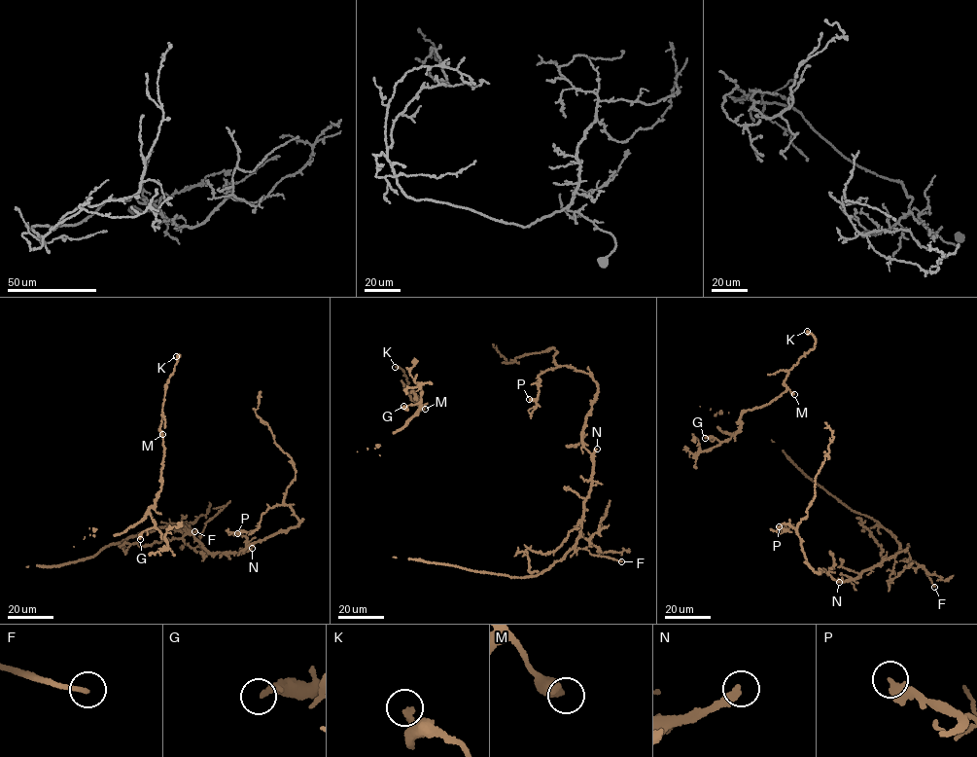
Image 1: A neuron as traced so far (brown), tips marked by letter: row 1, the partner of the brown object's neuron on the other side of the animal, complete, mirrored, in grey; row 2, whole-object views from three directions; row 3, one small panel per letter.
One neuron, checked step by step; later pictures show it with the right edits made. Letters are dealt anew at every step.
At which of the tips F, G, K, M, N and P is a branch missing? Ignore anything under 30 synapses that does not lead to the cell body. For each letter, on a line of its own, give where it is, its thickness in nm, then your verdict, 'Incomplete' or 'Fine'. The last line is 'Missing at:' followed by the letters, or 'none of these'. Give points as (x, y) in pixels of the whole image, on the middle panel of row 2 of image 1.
F: Place: (621, 561). Thickness 220 nm. Incomplete
G: Place: (403, 406). Thickness 240 nm. Fine
K: Place: (395, 367). Thickness 400 nm. Fine
M: Place: (425, 409). Thickness 480 nm. Fine
N: Place: (597, 449). Thickness 360 nm. Incomplete
P: Place: (529, 399). Thickness 360 nm. Fine
Missing at: F, N

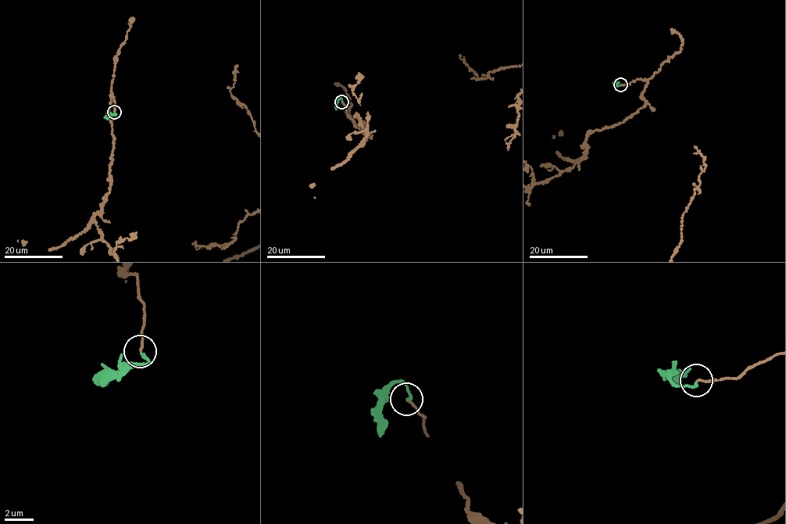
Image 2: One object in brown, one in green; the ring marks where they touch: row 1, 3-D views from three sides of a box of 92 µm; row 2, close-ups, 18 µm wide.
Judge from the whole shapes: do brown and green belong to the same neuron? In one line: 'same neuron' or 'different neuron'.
same neuron

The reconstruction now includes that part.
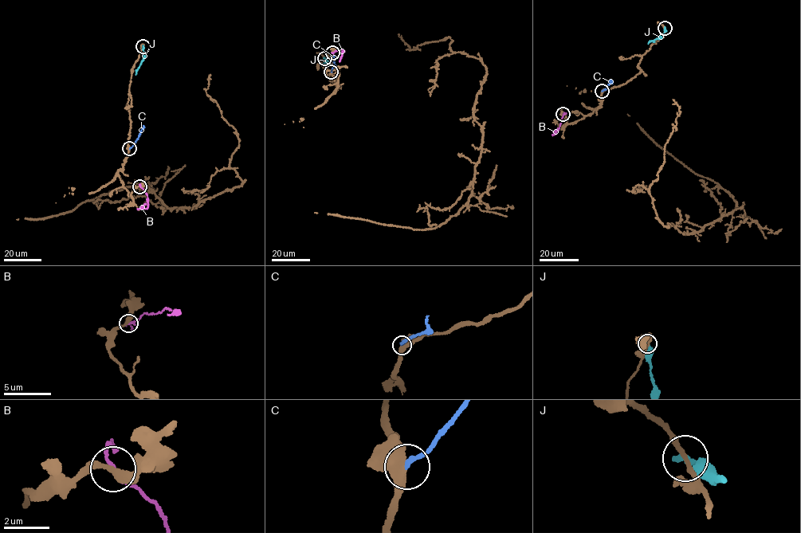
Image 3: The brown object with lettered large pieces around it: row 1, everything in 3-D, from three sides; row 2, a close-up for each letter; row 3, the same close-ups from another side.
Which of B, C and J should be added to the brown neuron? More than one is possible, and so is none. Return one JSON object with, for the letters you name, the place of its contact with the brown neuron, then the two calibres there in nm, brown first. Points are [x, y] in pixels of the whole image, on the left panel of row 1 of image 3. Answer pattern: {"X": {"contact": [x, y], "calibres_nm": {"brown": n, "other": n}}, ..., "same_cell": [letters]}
{"C": {"contact": [129, 148], "calibres_nm": {"brown": 440, "other": 200}}, "same_cell": ["C"]}

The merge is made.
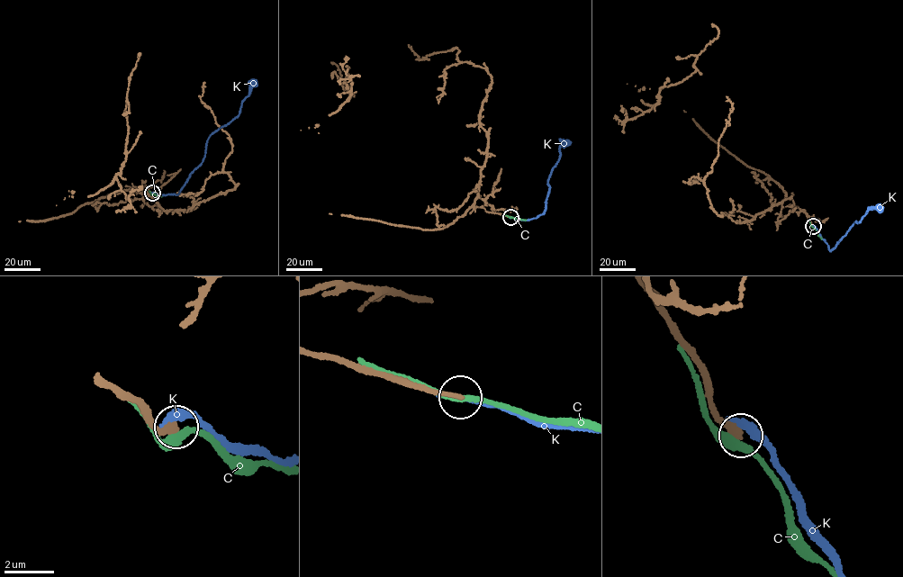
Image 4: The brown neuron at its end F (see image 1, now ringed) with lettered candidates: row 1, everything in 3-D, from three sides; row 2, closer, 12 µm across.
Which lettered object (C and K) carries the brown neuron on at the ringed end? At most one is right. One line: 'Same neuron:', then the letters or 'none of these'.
Same neuron: none of these

